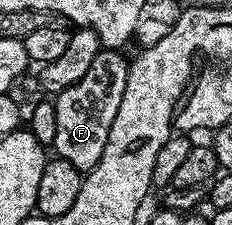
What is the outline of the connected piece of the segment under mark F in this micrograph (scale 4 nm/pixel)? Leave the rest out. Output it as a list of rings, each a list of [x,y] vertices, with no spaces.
[[[102,48],[99,54],[95,54],[95,62],[91,62],[91,70],[87,70],[87,74],[83,74],[83,78],[79,78],[79,82],[75,82],[75,86],[67,86],[67,90],[56,93],[55,96],[55,142],[51,148],[60,159],[71,162],[71,166],[75,166],[81,173],[86,173],[90,168],[95,167],[99,162],[99,158],[103,158],[103,150],[107,146],[107,134],[111,134],[111,122],[115,122],[115,114],[119,114],[119,102],[123,102],[123,90],[127,90],[127,78],[129,77],[130,61],[125,60],[126,53],[116,48]]]

